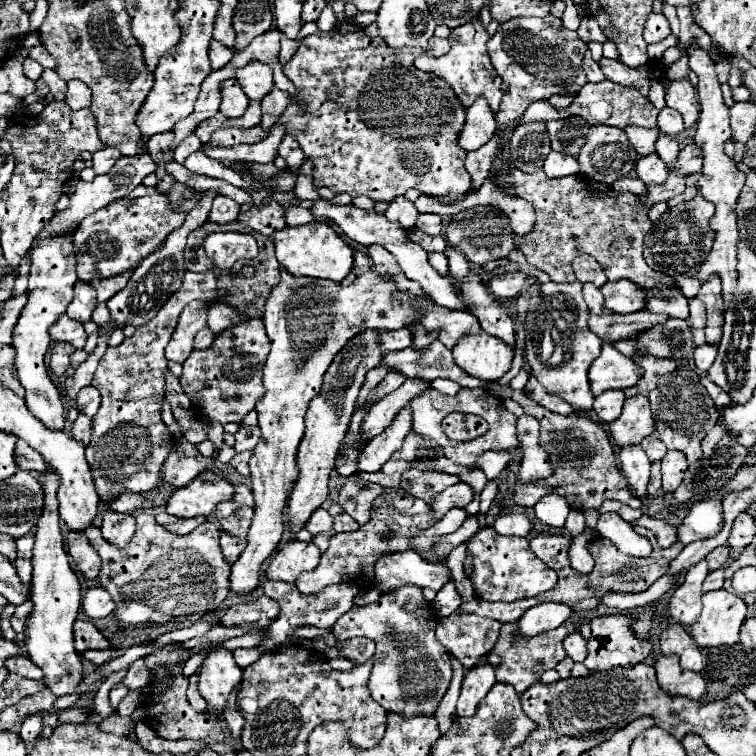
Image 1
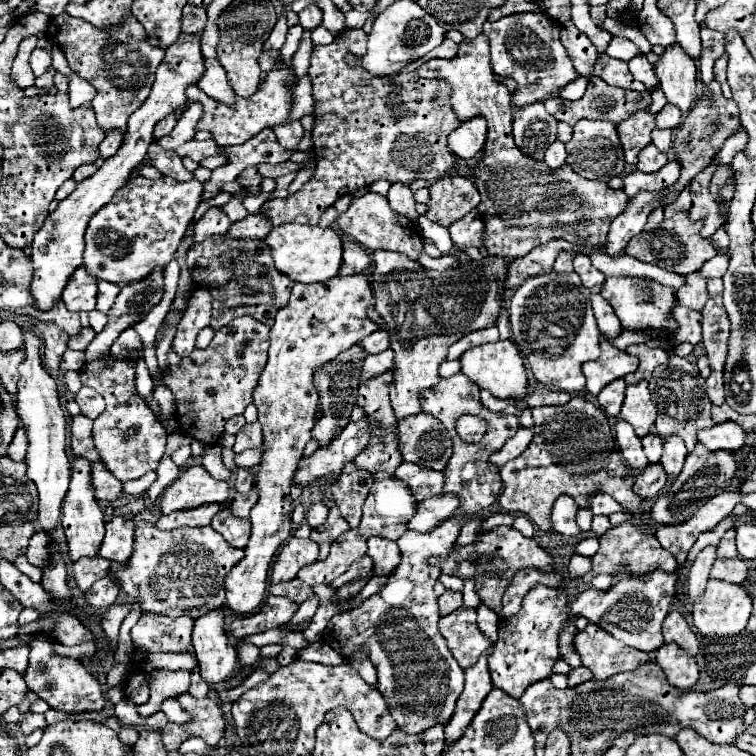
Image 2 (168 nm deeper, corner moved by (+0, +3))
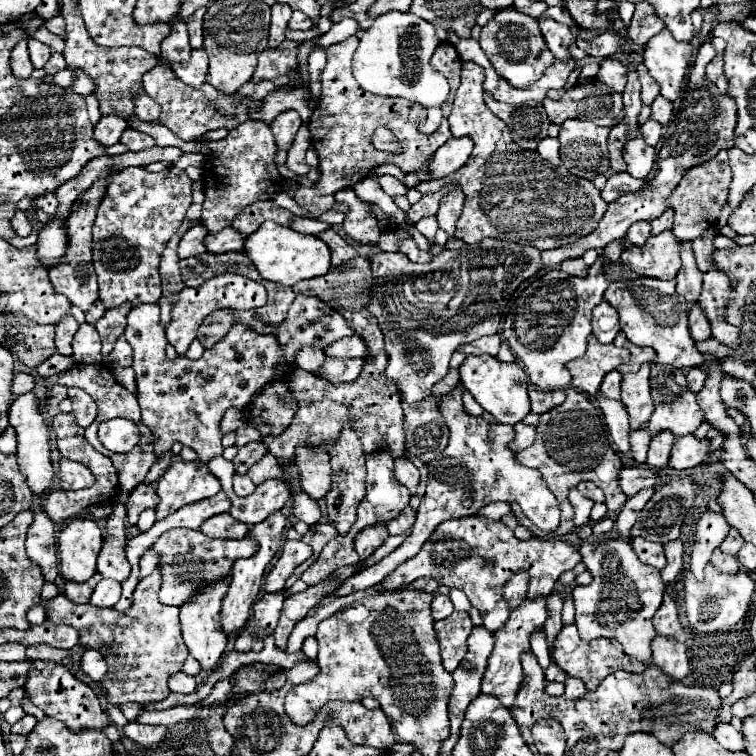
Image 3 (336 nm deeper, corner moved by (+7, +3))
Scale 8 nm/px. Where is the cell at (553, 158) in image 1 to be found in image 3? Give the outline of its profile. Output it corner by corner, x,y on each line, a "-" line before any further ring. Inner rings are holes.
543,138
537,146
537,152
541,154
543,160
551,162
551,164
561,164
559,160
559,140
557,138

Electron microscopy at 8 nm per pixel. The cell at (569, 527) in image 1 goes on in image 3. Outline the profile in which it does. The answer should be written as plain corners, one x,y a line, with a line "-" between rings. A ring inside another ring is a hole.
573,488
573,492
569,492
569,502
575,508
575,526
583,526
589,522
589,512
593,508
593,502
589,498
585,498
583,494
579,494
577,488

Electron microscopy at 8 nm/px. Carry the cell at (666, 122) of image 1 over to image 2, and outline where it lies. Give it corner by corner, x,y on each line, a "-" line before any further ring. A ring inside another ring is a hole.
666,104
658,114
656,114
656,124
658,128
676,128
682,120
682,112
674,104

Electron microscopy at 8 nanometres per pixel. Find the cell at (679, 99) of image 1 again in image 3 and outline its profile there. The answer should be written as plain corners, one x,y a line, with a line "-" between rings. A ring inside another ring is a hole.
669,30
659,32
657,36
653,36
653,40
647,42
643,64
647,66
649,74
659,82
663,98
671,102
679,98
691,56
693,46
673,40

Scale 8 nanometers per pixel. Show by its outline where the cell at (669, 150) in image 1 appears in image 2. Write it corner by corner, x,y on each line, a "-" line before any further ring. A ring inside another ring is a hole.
654,128
654,130
652,130
652,144
654,144
660,152
668,152
670,146
672,146
672,132
670,132
670,130

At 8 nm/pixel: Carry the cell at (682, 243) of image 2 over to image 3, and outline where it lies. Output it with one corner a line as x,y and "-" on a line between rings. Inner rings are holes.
665,230
657,236
649,236
645,246
629,246
621,254
625,262
639,276
653,276
659,280
673,280
681,268
681,240

